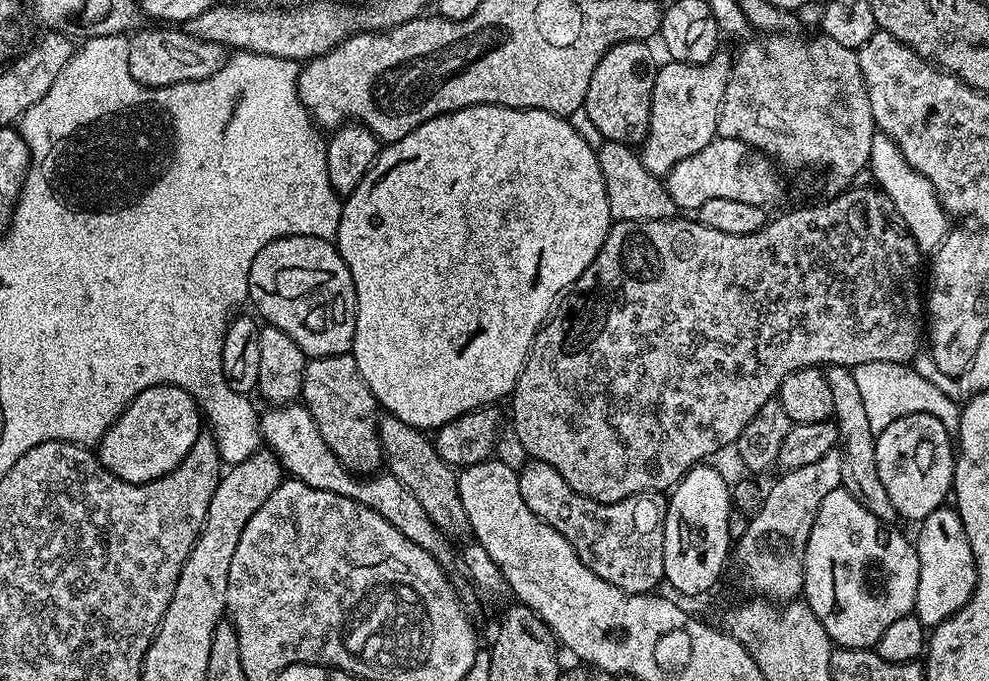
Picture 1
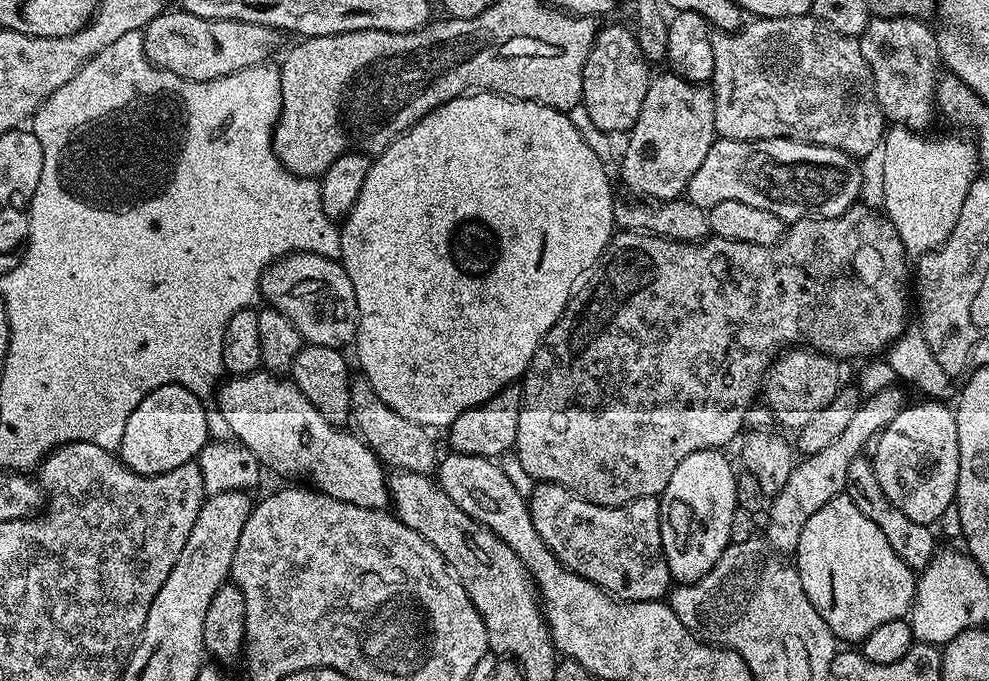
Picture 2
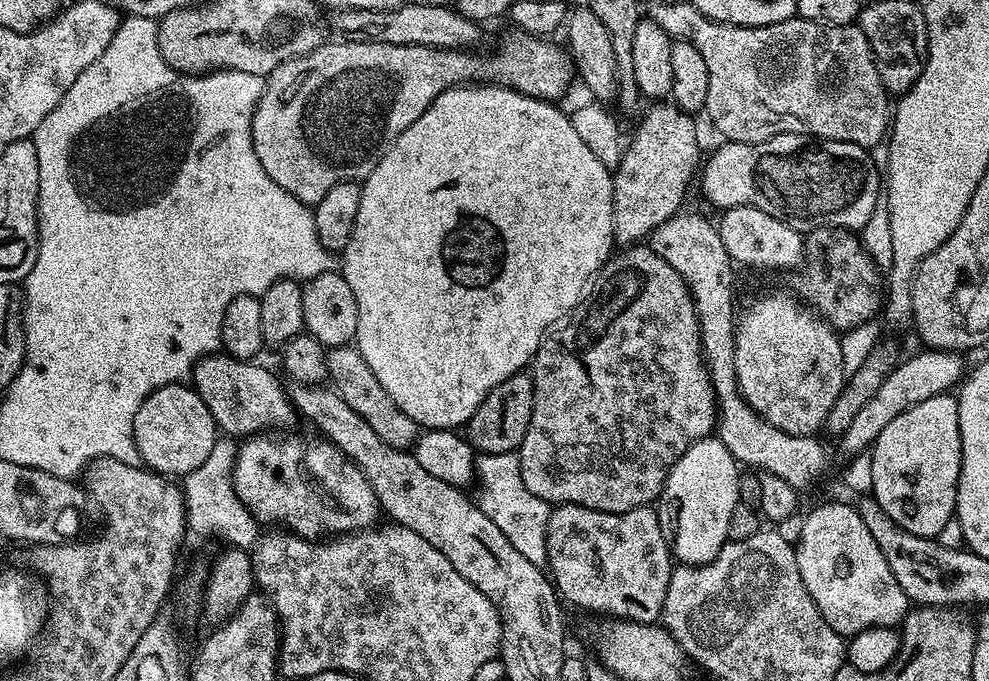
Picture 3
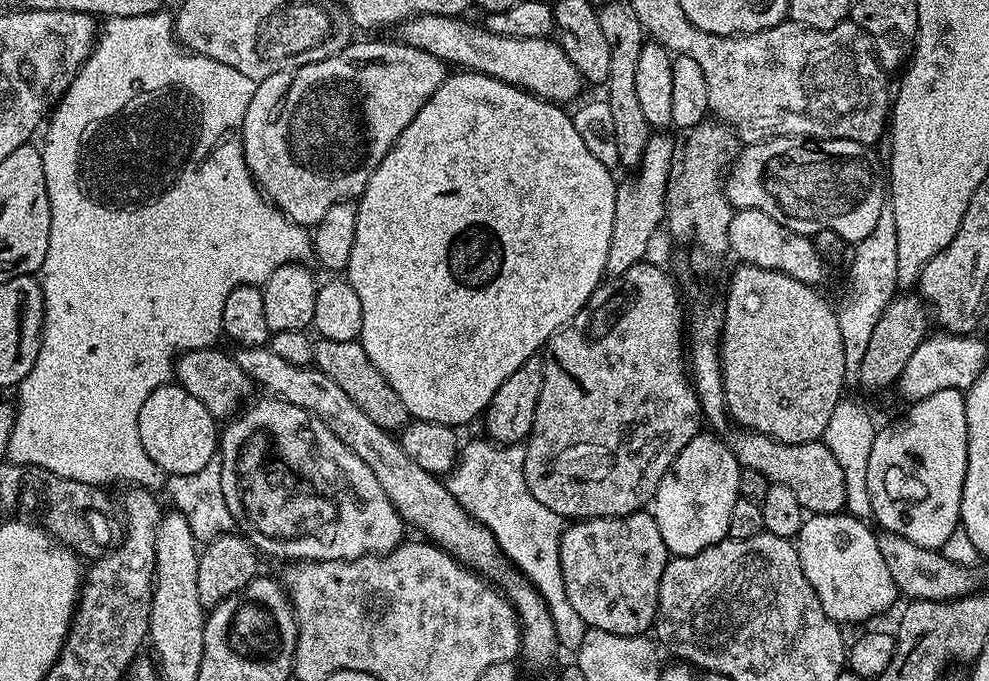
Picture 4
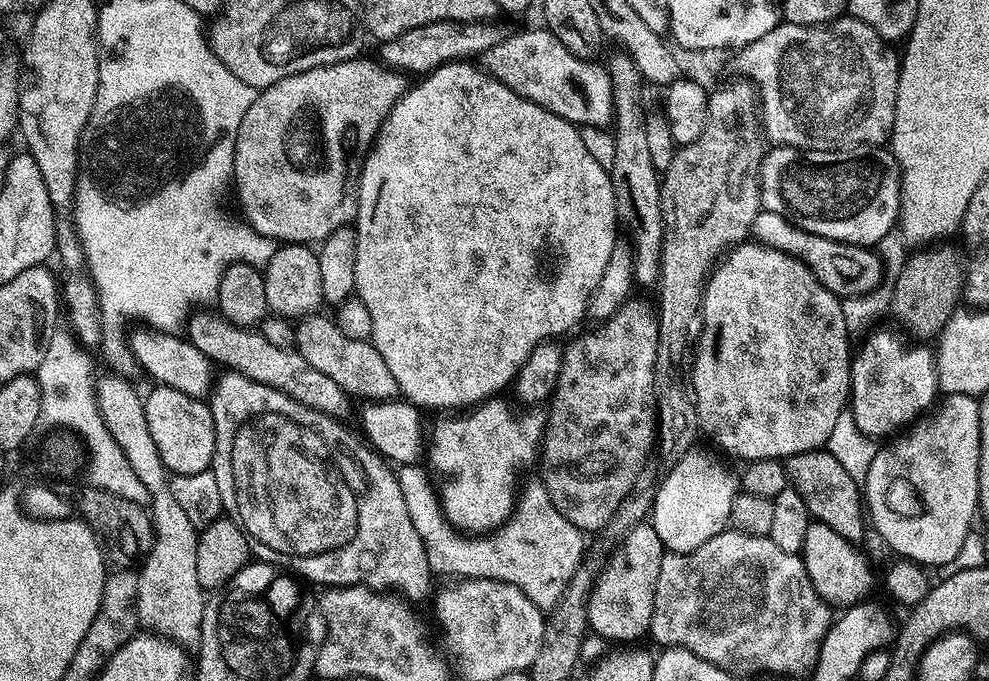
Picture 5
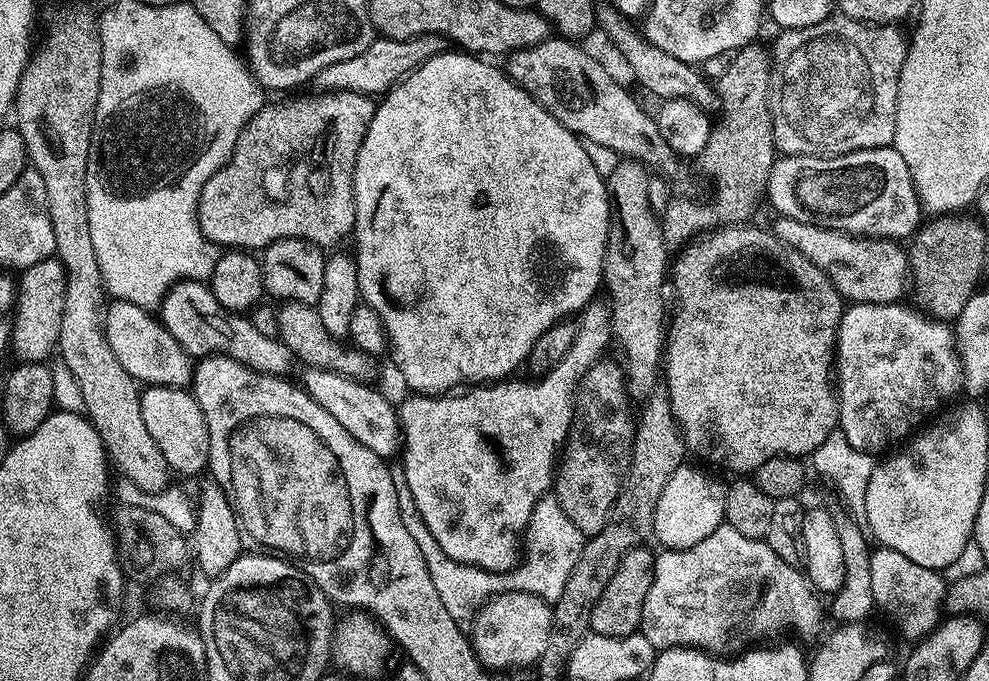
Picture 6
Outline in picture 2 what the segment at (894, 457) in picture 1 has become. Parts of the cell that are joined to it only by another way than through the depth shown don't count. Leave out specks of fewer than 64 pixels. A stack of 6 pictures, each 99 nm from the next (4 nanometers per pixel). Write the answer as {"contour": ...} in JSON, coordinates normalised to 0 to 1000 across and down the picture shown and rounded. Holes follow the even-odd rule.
{"contour":[[[935,586],[934,593],[919,592],[890,636],[886,652],[886,670],[881,671],[884,690],[888,696],[888,714],[892,714],[892,725],[916,755],[925,769],[945,771],[957,743],[965,739],[967,709],[969,708],[969,626],[967,606],[958,592]]]}

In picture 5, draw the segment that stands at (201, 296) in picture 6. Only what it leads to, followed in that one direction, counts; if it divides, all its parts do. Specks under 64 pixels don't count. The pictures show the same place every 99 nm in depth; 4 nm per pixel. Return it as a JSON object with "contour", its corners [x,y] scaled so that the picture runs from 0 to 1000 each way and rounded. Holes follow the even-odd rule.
{"contour":[[[199,455],[190,468],[188,498],[200,514],[204,514],[210,529],[221,539],[223,535],[223,542],[239,546],[265,567],[287,576],[305,596],[329,605],[337,614],[348,614],[352,605],[354,583],[346,573],[346,567],[342,567],[342,561],[338,561],[338,555],[326,549],[326,543],[317,543],[317,537],[313,537],[313,532],[309,532],[309,526],[305,526],[298,510],[286,511],[269,502],[269,496],[261,485],[243,482],[234,476],[226,464],[213,464],[210,455]]]}

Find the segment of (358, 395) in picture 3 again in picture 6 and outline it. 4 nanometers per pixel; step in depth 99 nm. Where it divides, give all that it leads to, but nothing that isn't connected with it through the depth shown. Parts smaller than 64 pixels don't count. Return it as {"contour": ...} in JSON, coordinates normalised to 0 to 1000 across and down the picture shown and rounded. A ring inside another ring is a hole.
{"contour":[[[296,441],[284,445],[281,452],[281,485],[283,486],[281,496],[294,514],[296,524],[301,526],[302,533],[303,529],[307,533],[307,537],[340,546],[344,552],[353,552],[355,558],[365,561],[377,557],[375,552],[380,546],[380,535],[376,529],[379,527],[373,518],[353,508],[345,495],[336,493],[334,485],[326,479],[326,467],[320,460],[316,448]]]}

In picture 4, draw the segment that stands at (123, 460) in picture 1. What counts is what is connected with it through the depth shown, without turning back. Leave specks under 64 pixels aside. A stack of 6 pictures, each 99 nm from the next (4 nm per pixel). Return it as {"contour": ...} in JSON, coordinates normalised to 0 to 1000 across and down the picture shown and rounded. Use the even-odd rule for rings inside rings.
{"contour":[[[171,561],[156,573],[148,590],[144,590],[144,602],[140,602],[140,643],[144,643],[144,655],[148,667],[162,687],[163,695],[170,699],[196,696],[204,690],[214,670],[220,664],[220,617],[208,602],[208,596],[196,579],[183,570],[181,562]]]}

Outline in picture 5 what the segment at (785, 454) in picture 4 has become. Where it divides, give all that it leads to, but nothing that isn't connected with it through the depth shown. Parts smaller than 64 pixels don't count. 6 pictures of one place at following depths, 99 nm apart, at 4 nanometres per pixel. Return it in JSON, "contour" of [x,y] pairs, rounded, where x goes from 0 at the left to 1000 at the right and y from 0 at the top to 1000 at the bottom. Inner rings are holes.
{"contour":[[[836,661],[812,664],[797,671],[792,677],[792,684],[796,693],[796,709],[811,728],[822,765],[839,772],[839,778],[851,784],[856,793],[870,796],[874,787],[874,769],[876,775],[876,740],[872,733],[871,718],[863,708],[863,702],[855,696],[855,689],[851,686],[851,678],[847,678],[847,673],[843,673]]]}

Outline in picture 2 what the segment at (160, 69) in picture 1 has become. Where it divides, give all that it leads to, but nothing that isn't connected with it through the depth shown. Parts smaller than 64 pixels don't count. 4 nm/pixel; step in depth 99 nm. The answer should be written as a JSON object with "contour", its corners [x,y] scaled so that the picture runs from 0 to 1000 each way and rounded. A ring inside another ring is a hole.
{"contour":[[[167,15],[155,26],[144,43],[144,63],[152,93],[189,117],[219,117],[274,90],[279,63],[285,57],[284,48],[277,41],[253,32],[196,26],[191,18],[177,16]]]}

